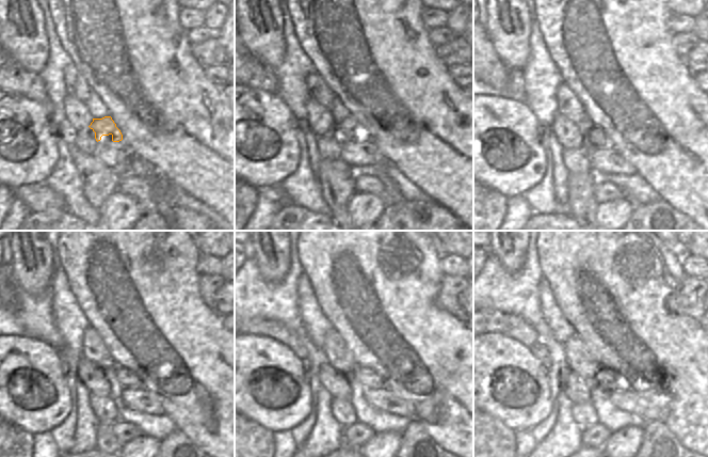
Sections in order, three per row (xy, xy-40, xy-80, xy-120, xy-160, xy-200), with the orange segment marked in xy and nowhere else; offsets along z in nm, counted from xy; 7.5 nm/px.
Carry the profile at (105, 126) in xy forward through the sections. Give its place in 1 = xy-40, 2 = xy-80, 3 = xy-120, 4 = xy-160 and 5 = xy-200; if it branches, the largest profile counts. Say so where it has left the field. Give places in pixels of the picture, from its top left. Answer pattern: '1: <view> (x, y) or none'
1: xy-40 (348, 130)
2: xy-80 (598, 139)
3: xy-120 (127, 379)
4: xy-160 (369, 379)
5: xy-200 (606, 378)

